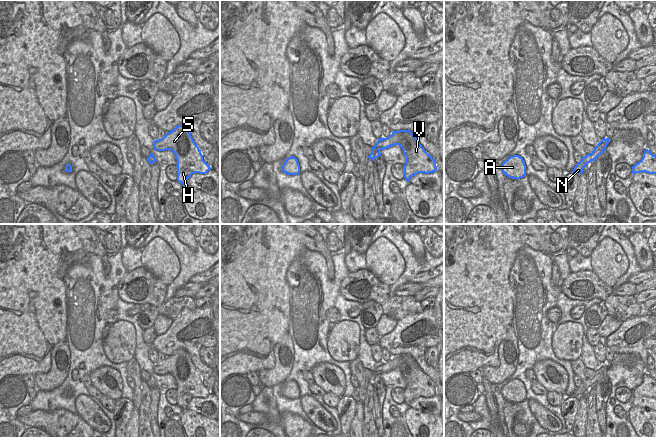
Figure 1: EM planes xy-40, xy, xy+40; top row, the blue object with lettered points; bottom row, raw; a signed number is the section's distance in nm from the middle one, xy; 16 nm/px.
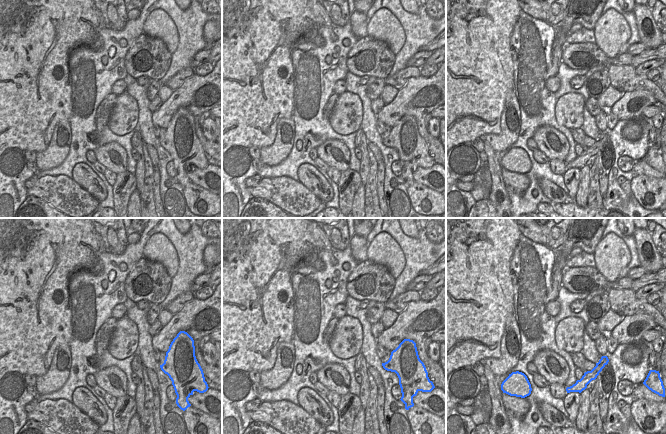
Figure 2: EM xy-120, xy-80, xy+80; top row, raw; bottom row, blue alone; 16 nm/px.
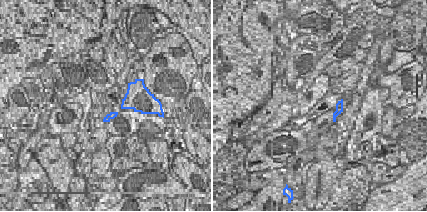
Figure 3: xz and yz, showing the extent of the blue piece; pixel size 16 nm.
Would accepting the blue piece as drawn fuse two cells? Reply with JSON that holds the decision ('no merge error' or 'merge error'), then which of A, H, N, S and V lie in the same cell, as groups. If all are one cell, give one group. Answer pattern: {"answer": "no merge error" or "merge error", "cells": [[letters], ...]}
{"answer": "no merge error", "cells": [["A", "H", "N", "S", "V"]]}

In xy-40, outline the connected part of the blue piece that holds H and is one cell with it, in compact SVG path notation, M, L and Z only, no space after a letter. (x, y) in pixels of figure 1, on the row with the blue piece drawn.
M184 125L176 126L172 131L154 141L157 151L171 150L177 159L177 181L183 186L194 173L206 174L212 169L204 160L203 155L194 142L189 129Z

